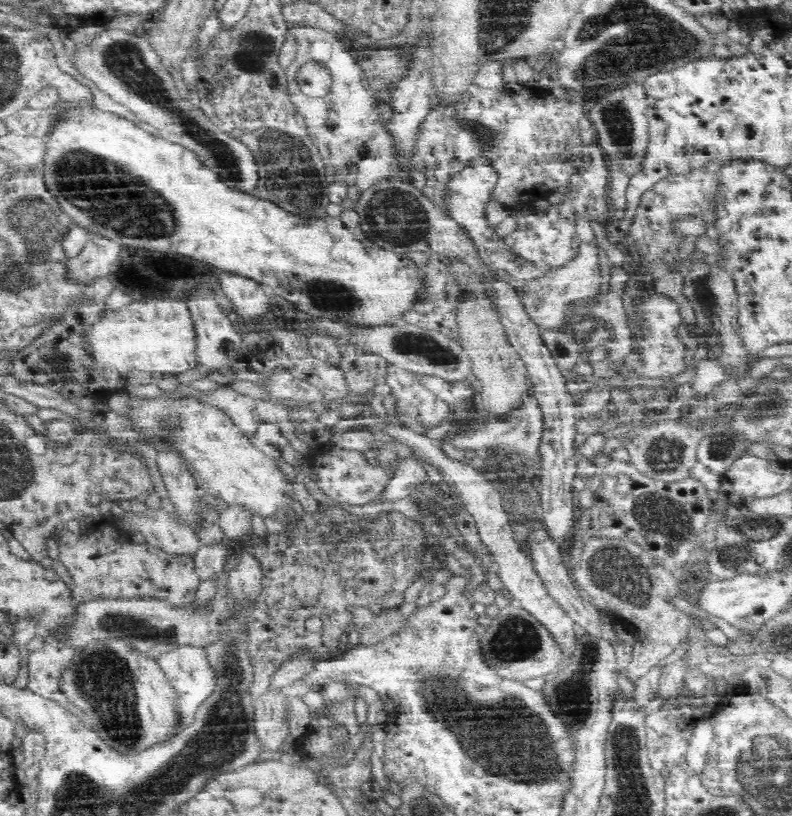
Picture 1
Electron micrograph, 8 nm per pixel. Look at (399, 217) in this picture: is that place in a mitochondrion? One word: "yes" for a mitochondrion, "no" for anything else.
yes

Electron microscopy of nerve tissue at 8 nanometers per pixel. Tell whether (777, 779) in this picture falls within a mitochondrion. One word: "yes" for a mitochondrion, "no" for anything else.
yes

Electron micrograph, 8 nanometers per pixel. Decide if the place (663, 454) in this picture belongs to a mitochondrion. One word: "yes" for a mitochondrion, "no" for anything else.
yes

